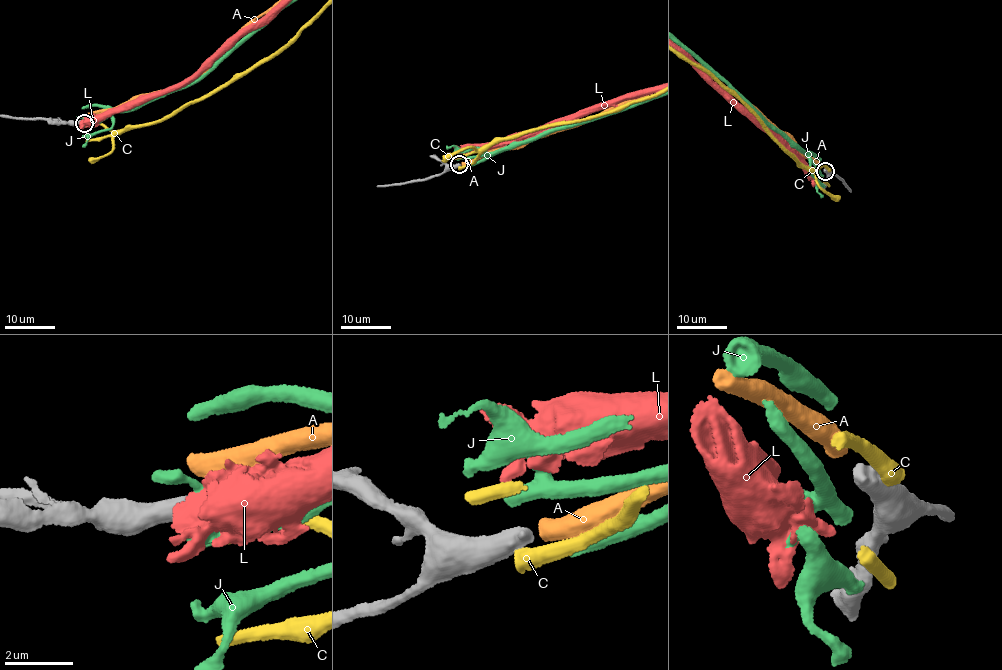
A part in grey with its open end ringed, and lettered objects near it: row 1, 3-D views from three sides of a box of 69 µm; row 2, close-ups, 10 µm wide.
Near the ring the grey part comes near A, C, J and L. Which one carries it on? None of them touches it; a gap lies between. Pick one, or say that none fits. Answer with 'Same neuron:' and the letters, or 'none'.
Same neuron: J

